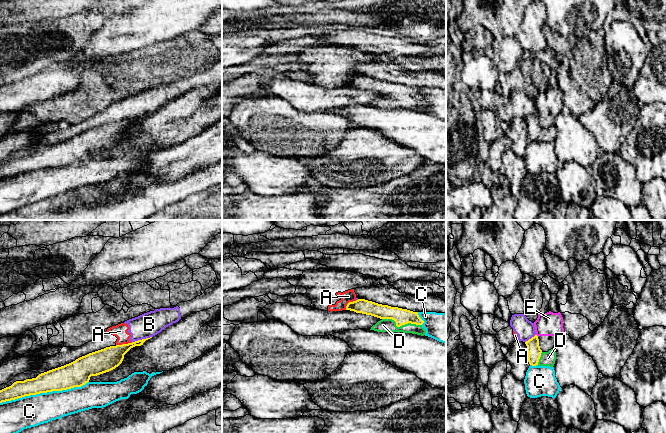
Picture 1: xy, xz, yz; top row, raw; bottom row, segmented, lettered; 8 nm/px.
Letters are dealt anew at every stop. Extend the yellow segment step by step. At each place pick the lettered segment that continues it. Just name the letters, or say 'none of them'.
D

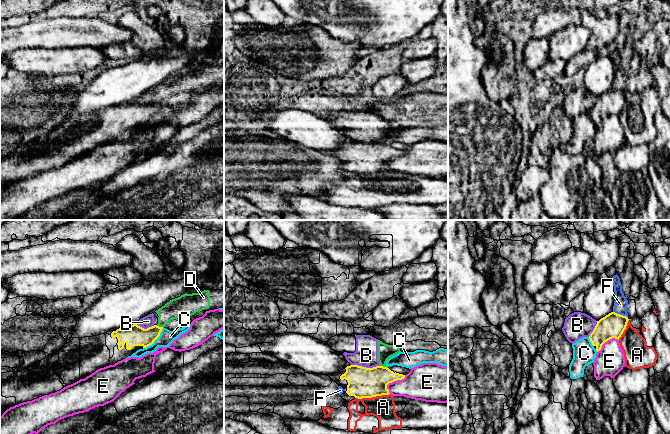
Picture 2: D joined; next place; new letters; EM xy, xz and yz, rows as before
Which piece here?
none of them

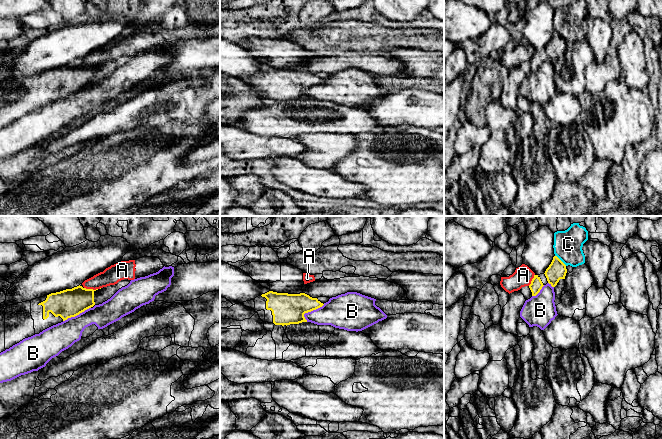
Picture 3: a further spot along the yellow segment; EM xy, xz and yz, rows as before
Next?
none of them

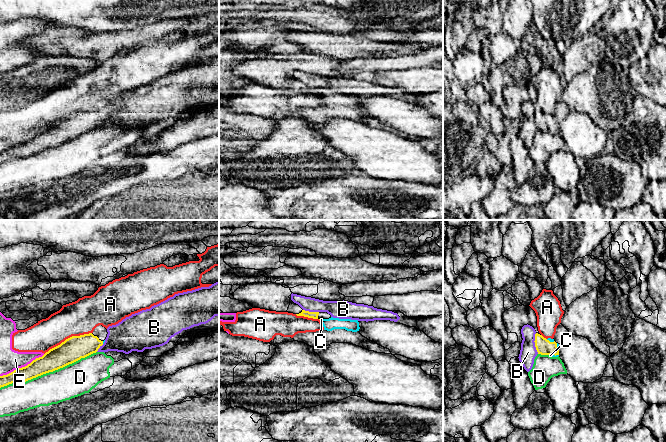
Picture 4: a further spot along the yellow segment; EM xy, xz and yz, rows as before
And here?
C

